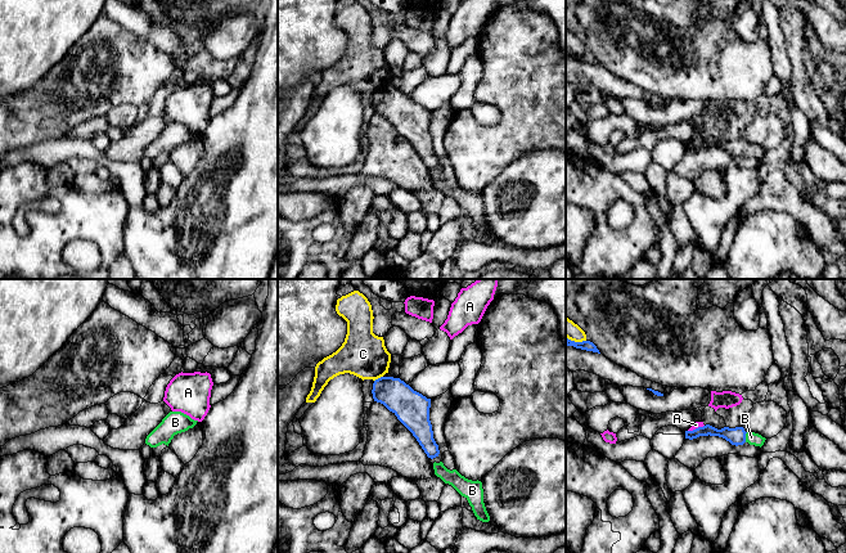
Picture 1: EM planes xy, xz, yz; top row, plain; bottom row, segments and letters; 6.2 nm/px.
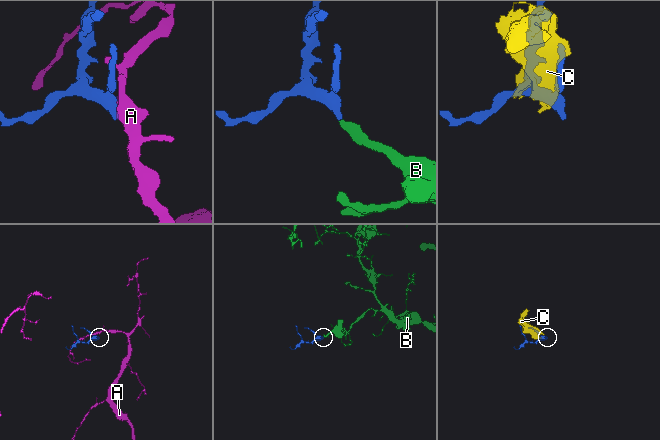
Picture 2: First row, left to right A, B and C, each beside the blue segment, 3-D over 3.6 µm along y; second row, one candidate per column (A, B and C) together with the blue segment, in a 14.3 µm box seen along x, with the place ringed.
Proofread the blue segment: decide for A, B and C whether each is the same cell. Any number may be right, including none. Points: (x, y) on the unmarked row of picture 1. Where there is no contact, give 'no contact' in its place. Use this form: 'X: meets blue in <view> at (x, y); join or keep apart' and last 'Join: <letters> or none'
A: meets blue in yz at (696, 140); keep apart
B: meets blue in yz at (745, 149); join
C: meets blue in xz at (378, 90); keep apart
Join: B

